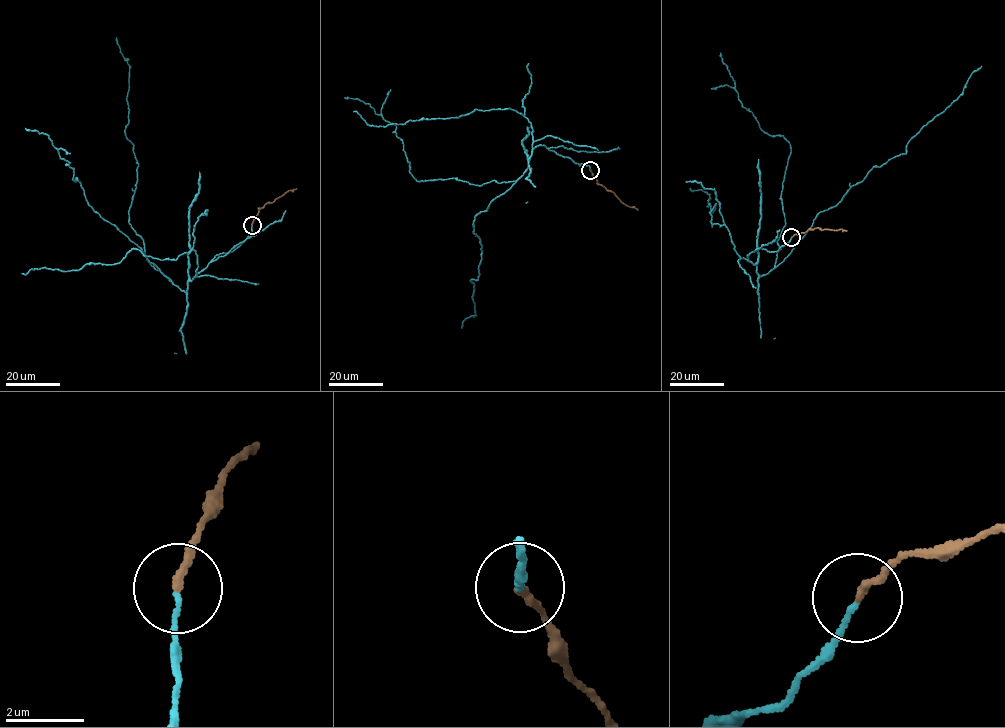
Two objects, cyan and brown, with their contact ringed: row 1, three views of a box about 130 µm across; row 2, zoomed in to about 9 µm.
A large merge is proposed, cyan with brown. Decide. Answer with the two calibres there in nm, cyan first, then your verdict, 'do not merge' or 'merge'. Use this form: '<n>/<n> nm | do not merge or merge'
110/180 nm | merge

